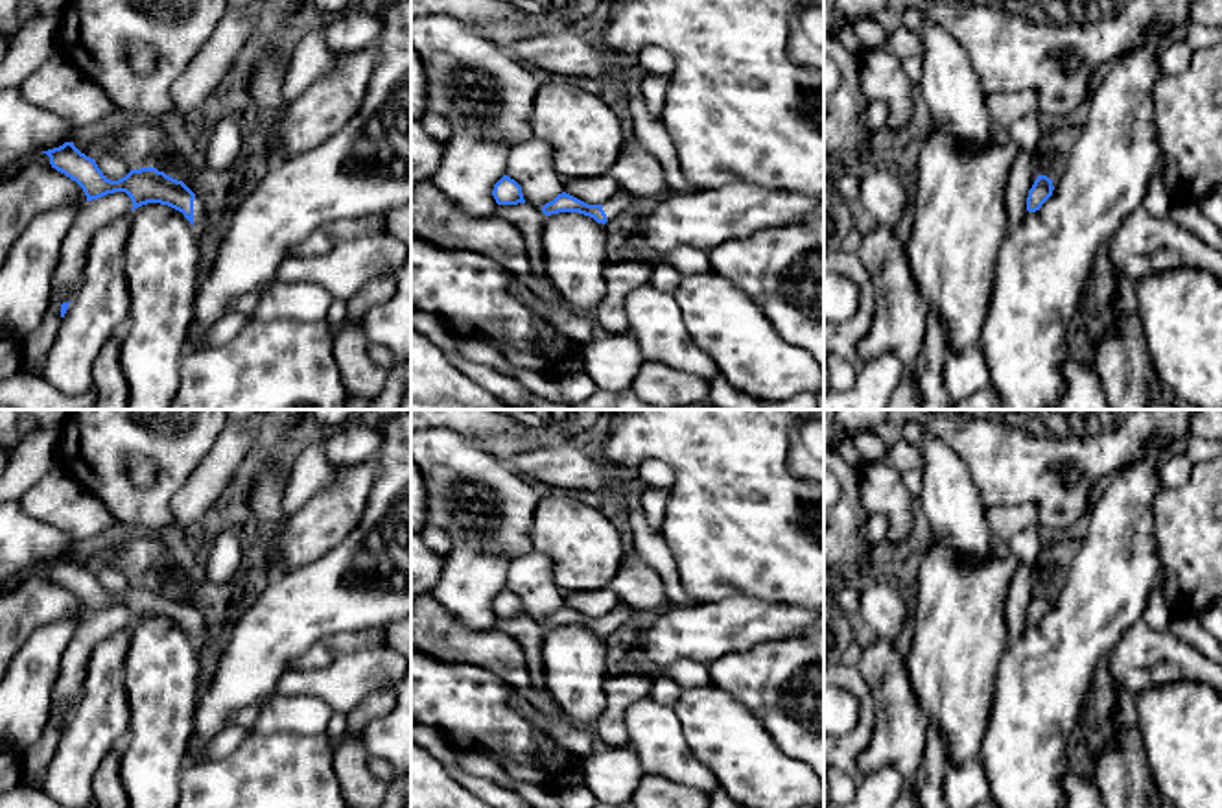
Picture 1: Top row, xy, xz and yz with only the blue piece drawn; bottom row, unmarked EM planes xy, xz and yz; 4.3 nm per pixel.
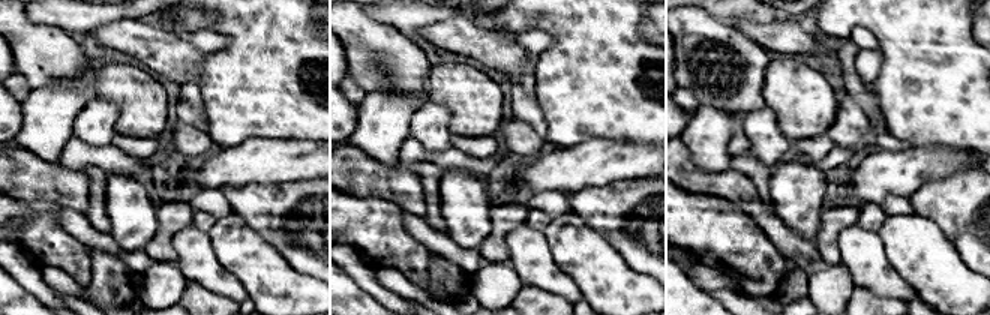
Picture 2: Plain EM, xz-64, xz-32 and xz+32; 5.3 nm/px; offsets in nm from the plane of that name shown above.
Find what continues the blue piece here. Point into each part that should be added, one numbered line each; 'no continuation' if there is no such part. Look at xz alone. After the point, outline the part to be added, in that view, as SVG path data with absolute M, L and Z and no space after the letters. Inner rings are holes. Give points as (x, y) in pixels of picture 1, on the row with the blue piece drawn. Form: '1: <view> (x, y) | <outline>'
1: xz (622, 200) | M619 188L619 192L603 205L606 220L616 218L623 210L627 210L634 201L636 197L632 194Z

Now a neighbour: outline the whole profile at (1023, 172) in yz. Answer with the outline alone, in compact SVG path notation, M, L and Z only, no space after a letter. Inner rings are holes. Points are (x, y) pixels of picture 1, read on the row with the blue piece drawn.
M1021 149L1005 179L1005 207L1008 227L1017 227L1028 214L1027 197L1038 175L1038 157Z

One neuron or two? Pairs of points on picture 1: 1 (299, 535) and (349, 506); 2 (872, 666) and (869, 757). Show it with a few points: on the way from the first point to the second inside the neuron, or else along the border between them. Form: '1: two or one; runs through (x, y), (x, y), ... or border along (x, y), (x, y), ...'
1: one; runs through (312, 532), (336, 510)
2: one; runs through (887, 687), (887, 733)

